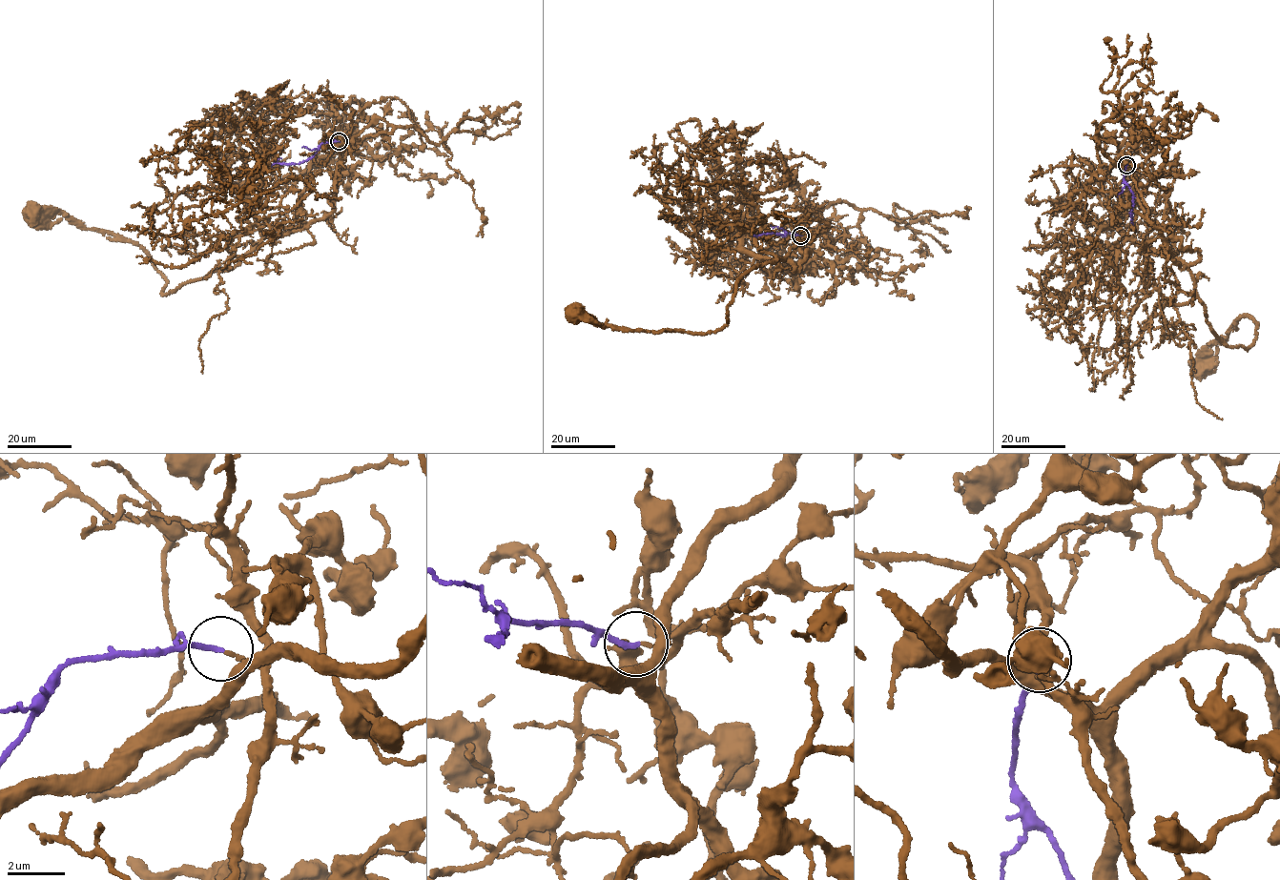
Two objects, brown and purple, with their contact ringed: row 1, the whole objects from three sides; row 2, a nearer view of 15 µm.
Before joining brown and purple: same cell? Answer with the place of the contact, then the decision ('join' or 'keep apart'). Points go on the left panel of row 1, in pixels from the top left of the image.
(339, 141) | keep apart

